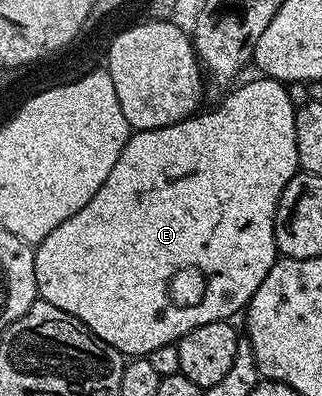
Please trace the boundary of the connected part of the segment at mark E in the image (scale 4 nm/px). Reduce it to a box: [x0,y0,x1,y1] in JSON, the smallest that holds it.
[34,78,300,357]

